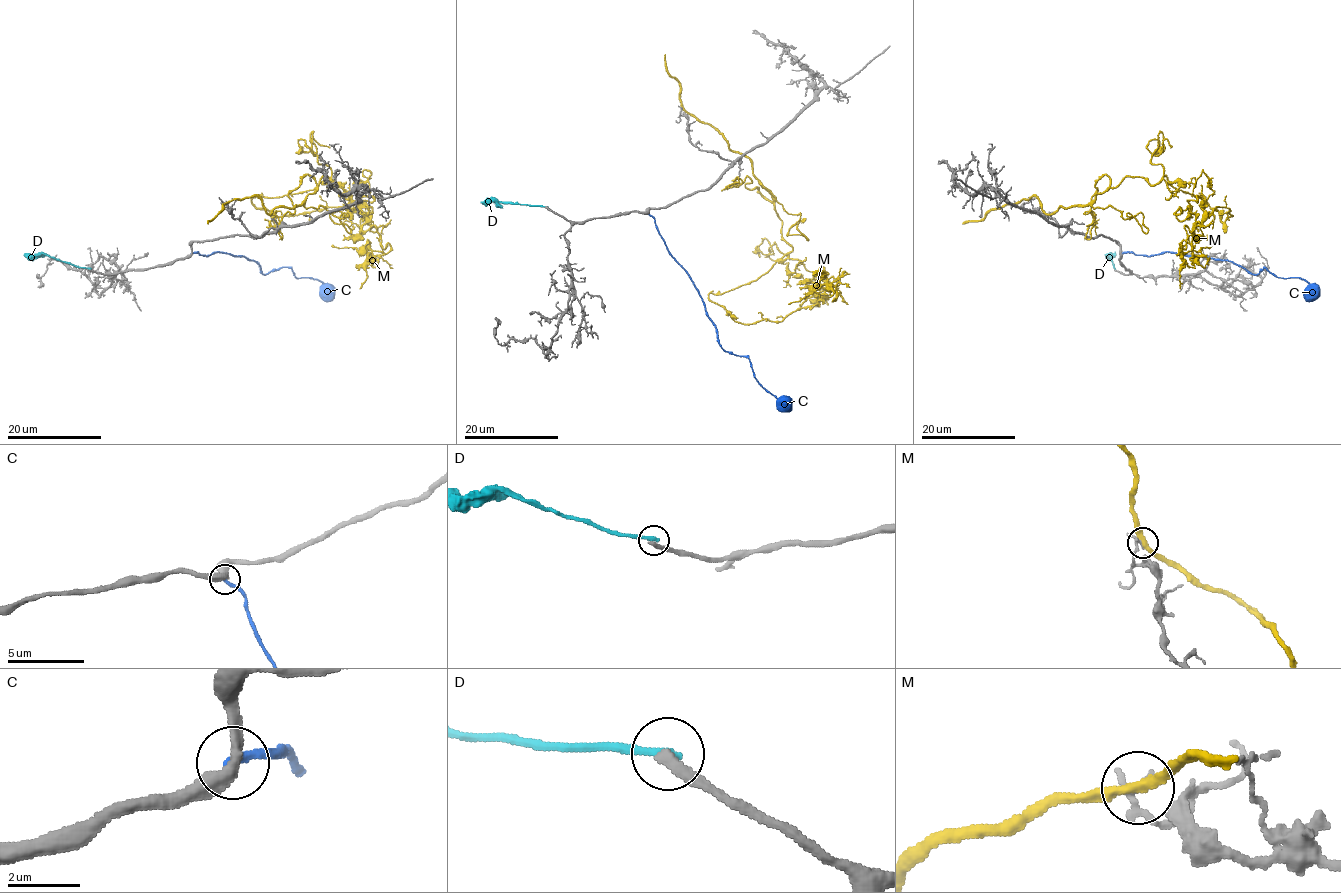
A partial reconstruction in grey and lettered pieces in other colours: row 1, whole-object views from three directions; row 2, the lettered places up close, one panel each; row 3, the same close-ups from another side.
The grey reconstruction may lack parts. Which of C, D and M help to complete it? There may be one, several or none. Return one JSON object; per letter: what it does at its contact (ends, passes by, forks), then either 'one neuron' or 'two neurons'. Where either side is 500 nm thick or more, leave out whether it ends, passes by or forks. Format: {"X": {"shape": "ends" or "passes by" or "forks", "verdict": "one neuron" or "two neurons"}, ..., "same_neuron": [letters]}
{"C": {"shape": "ends", "verdict": "two neurons"}, "D": {"shape": "ends", "verdict": "two neurons"}, "M": {"shape": "passes by", "verdict": "two neurons"}, "same_neuron": []}

